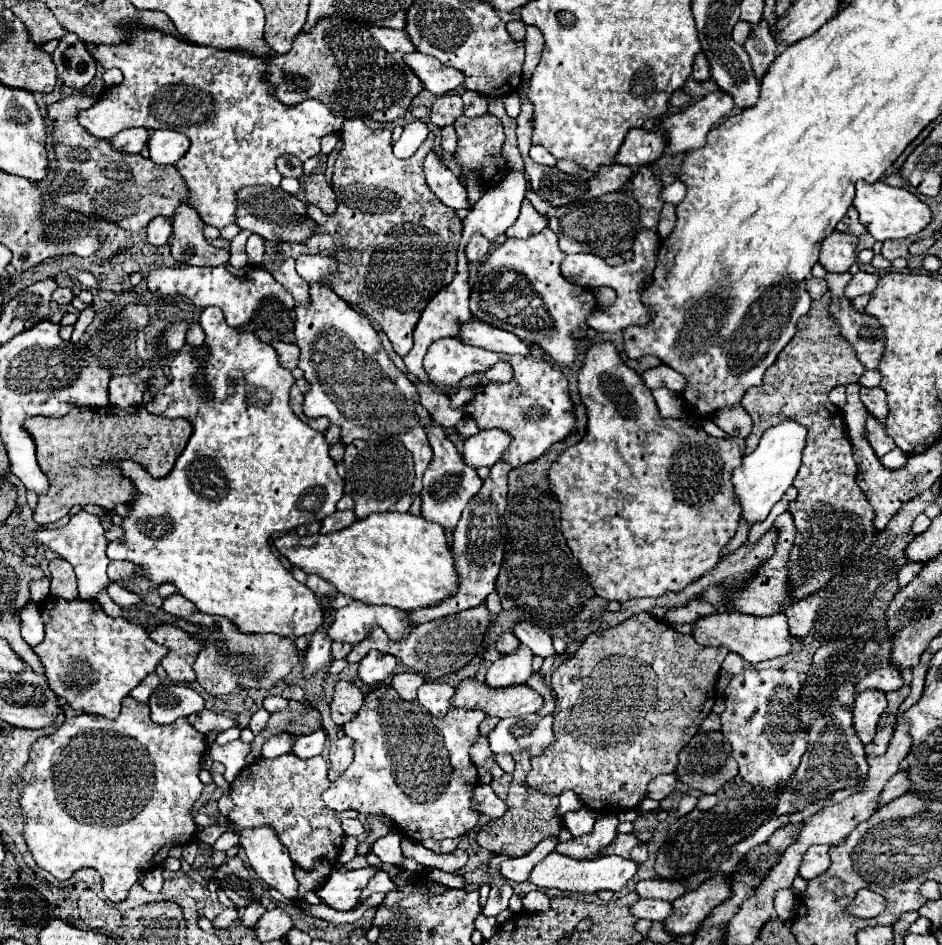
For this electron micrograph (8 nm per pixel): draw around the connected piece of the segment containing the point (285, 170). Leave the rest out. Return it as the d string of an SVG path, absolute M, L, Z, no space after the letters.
M280 156L278 158L278 172L282 172L282 176L302 178L303 162L295 156Z

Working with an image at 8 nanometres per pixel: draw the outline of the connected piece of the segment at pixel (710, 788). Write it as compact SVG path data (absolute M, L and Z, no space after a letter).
M720 730L698 732L678 754L678 768L676 768L678 780L696 790L702 790L704 794L716 794L728 780L736 778L736 774L738 774L738 764L732 758L732 746Z

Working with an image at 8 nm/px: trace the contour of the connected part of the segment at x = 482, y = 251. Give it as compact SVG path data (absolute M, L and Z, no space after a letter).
M474 234L466 246L466 256L470 262L482 262L488 256L488 250L490 250L490 242L484 236Z

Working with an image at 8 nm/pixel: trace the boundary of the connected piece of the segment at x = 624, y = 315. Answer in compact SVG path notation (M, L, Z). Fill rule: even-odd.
M643 228L638 232L638 240L634 240L634 258L624 262L622 266L608 266L600 256L596 254L568 254L562 262L562 274L566 280L582 284L584 288L598 288L598 286L610 286L616 290L618 298L610 308L598 308L592 312L588 324L594 330L600 332L618 332L626 326L638 324L644 326L652 320L654 312L648 304L642 302L644 286L652 282L652 272L656 268L656 255L661 244L661 238L656 230Z

